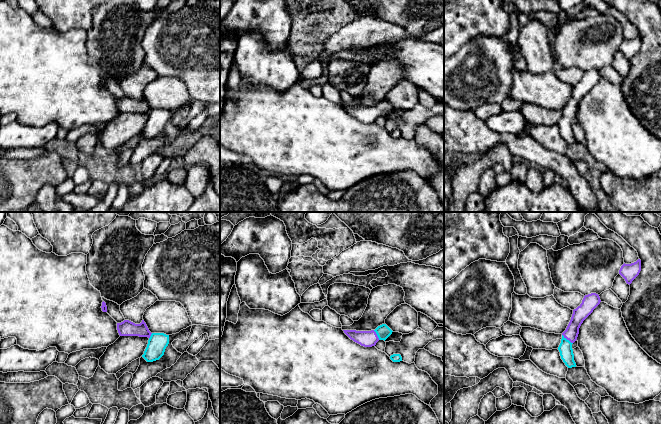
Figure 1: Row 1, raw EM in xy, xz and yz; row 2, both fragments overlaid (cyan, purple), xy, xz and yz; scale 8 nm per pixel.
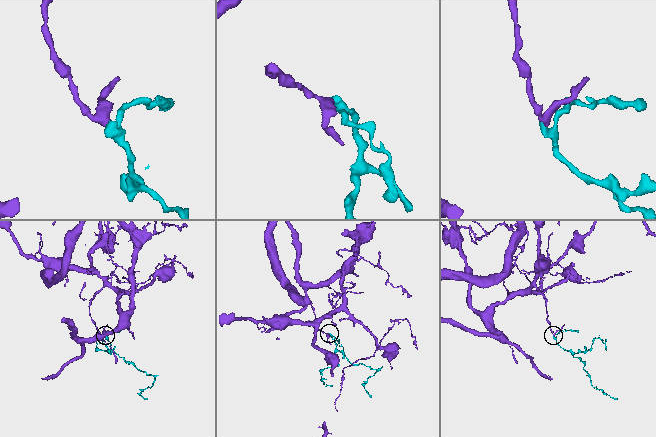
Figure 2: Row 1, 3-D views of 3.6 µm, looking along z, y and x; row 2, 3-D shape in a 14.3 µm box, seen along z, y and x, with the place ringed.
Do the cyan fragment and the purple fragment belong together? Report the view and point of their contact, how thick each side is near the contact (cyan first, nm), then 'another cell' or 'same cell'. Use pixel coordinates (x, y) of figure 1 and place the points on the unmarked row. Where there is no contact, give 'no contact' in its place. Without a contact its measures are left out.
meets cyan in yz at (566, 115); 110 nm thick on the cyan side, 110 nm on the other; same cell

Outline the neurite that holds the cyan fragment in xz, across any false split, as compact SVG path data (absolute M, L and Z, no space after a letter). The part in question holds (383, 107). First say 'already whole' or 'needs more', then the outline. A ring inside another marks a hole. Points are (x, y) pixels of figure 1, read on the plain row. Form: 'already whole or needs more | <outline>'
needs more | M382 100L371 107L343 107L351 116L364 123L375 122L379 116L385 117L393 108L386 100Z

